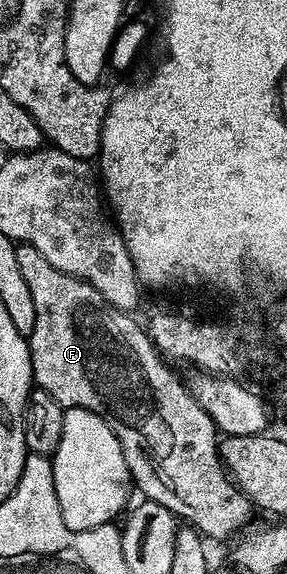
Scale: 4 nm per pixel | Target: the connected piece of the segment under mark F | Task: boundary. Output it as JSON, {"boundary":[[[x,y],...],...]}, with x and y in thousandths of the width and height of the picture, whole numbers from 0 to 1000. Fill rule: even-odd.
{"boundary":[[[59,427],[56,444],[63,446],[63,467],[77,467],[77,481],[91,488],[91,502],[105,502],[105,516],[118,516],[118,578],[94,584],[98,611],[105,613],[105,627],[111,629],[111,664],[136,678],[153,679],[171,690],[216,709],[258,709],[310,713],[314,718],[338,720],[341,725],[366,733],[366,739],[394,749],[401,760],[422,770],[425,787],[436,789],[439,808],[449,812],[456,838],[467,841],[470,852],[502,859],[498,866],[519,875],[547,875],[564,878],[564,885],[596,889],[617,904],[641,902],[659,918],[672,923],[697,925],[714,939],[735,937],[794,937],[836,929],[868,909],[885,902],[885,883],[875,871],[829,852],[822,841],[794,831],[794,822],[780,815],[777,805],[767,803],[767,779],[760,775],[760,751],[753,740],[732,732],[732,725],[690,704],[690,697],[676,697],[676,690],[655,681],[652,671],[638,664],[599,653],[603,639],[564,622],[554,610],[519,589],[512,573],[498,566],[488,568],[460,556],[456,545],[397,537],[397,530],[383,530],[355,516],[355,509],[341,509],[341,502],[328,502],[314,495],[300,495],[300,488],[244,481],[230,474],[216,474],[202,467],[188,467],[188,460],[174,460],[174,453],[160,453],[160,446],[146,446],[146,439],[132,439],[132,432]]]}

